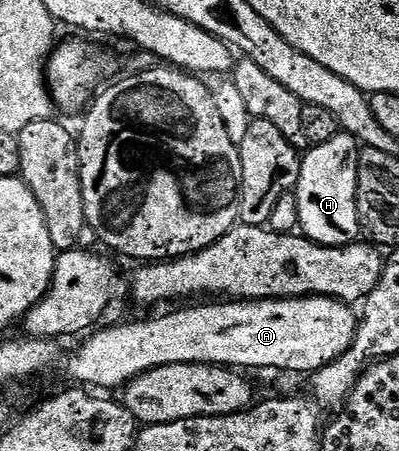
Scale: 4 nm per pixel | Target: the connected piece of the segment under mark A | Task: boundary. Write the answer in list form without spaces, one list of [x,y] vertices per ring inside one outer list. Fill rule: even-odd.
[[[337,298],[214,302],[217,302],[214,306],[189,306],[146,322],[125,322],[106,330],[94,329],[70,356],[70,376],[77,381],[74,383],[102,386],[105,390],[124,387],[148,370],[188,362],[208,362],[211,366],[230,368],[250,366],[253,370],[274,366],[277,370],[294,370],[309,376],[347,352],[357,335],[359,318],[354,307]]]

